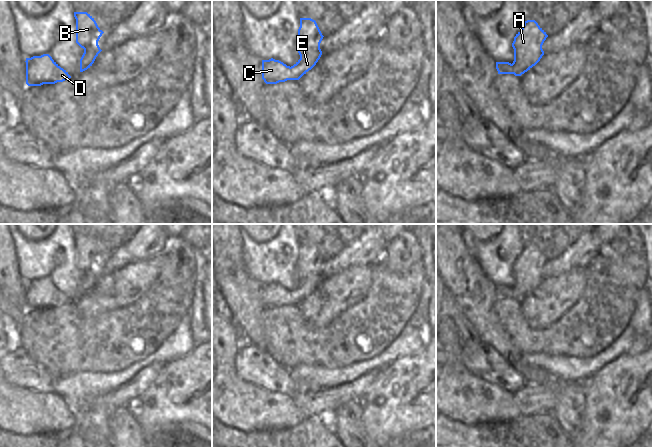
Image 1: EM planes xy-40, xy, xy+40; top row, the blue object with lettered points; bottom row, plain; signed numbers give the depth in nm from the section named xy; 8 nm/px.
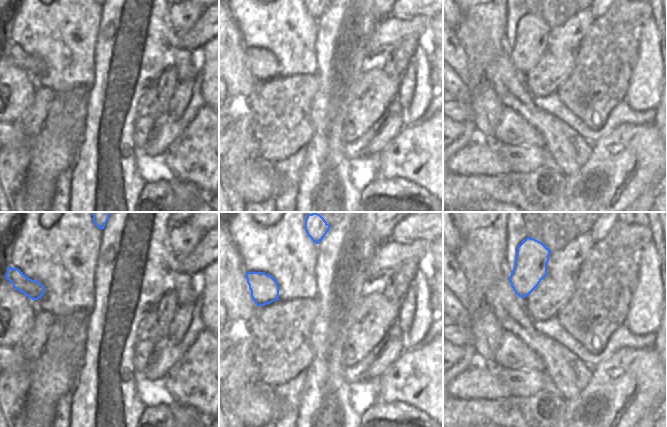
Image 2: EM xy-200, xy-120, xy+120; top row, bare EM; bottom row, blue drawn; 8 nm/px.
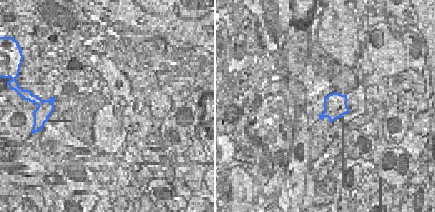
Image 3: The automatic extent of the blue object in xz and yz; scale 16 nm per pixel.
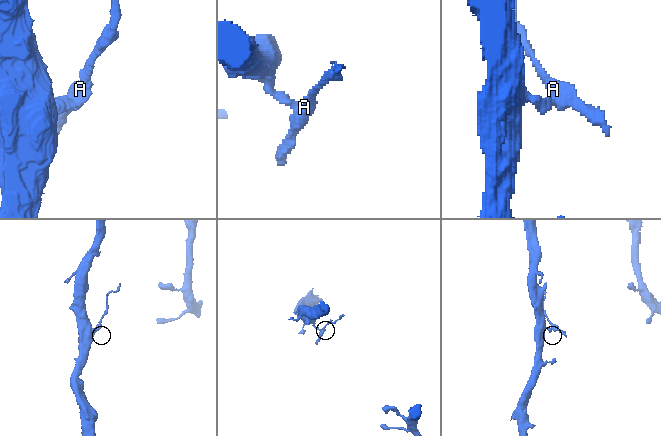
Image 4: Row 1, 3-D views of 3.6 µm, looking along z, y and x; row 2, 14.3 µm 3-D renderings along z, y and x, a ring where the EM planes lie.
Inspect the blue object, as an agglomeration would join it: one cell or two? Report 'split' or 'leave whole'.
split

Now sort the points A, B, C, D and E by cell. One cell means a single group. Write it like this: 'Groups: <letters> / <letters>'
Groups: A B E / C D.

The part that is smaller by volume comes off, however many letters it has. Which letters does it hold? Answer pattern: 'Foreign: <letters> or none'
Foreign: A, B, E

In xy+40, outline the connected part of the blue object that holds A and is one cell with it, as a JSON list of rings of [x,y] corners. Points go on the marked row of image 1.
[[[535,20],[524,22],[522,29],[514,37],[514,61],[512,63],[515,76],[521,76],[535,66],[544,51],[542,45],[548,35]]]

